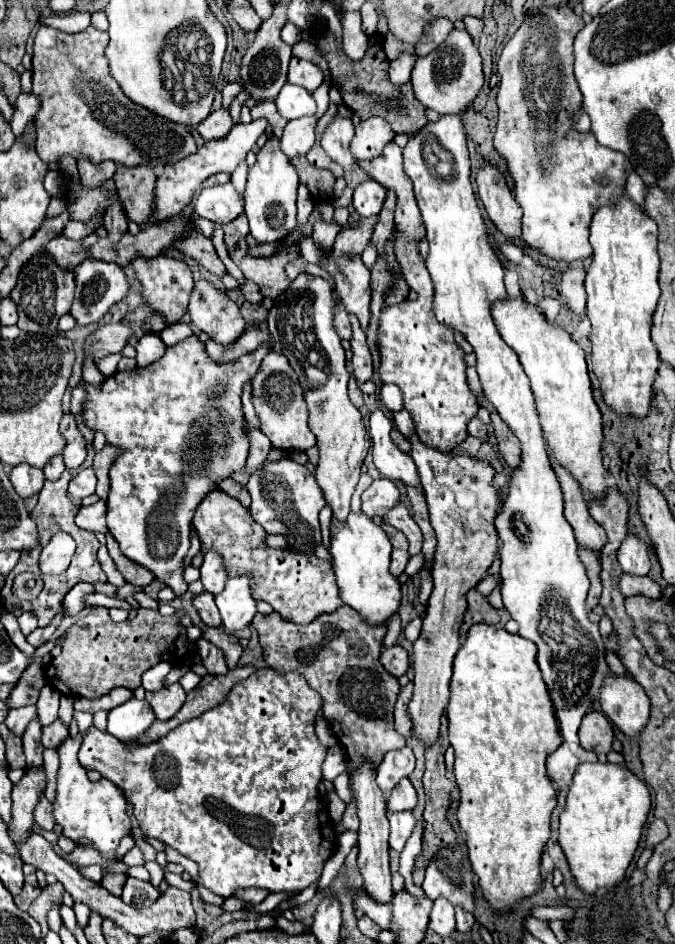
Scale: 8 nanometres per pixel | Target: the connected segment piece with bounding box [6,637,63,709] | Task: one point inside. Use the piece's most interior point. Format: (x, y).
(26, 692)

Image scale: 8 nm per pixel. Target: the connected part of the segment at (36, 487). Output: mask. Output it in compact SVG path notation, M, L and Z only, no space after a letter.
M20 464L20 466L12 468L10 482L12 482L14 490L18 492L18 496L26 500L30 496L40 494L40 490L44 486L44 474L42 474L42 470L36 470L28 464Z

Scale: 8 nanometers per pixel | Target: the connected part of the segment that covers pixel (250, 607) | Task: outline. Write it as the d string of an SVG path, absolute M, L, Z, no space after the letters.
M228 578L226 588L216 596L216 606L220 608L222 626L228 632L250 626L256 614L256 602L250 594L248 578Z

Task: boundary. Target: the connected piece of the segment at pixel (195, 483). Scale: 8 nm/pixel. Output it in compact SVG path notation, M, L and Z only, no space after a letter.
M192 334L190 338L184 338L182 342L178 342L174 348L166 348L166 354L152 362L150 366L146 368L134 368L130 372L116 372L112 374L110 378L104 378L100 386L94 386L94 384L88 384L88 382L80 382L86 390L86 402L82 404L82 418L86 422L86 426L90 430L98 430L106 436L106 440L114 446L120 446L124 452L118 456L118 460L112 464L110 468L110 496L108 496L108 514L106 514L106 522L108 522L108 532L114 534L116 542L120 544L120 550L124 556L128 556L130 560L142 564L144 568L152 570L156 574L156 578L160 582L164 582L166 586L170 586L176 594L176 598L180 598L188 584L182 580L182 560L184 556L188 554L188 548L190 548L190 530L192 530L192 516L196 512L196 508L200 506L200 502L206 498L206 494L210 490L216 490L218 484L226 478L230 478L236 470L242 470L246 466L246 460L248 460L248 438L244 434L244 412L242 412L242 402L240 402L240 396L242 396L242 386L246 382L250 382L256 374L256 370L260 368L260 362L262 358L272 350L272 346L262 346L260 350L254 350L252 354L246 354L246 356L240 356L232 362L226 362L226 364L216 364L208 354L206 354L205 345L200 342L200 338L197 335Z

